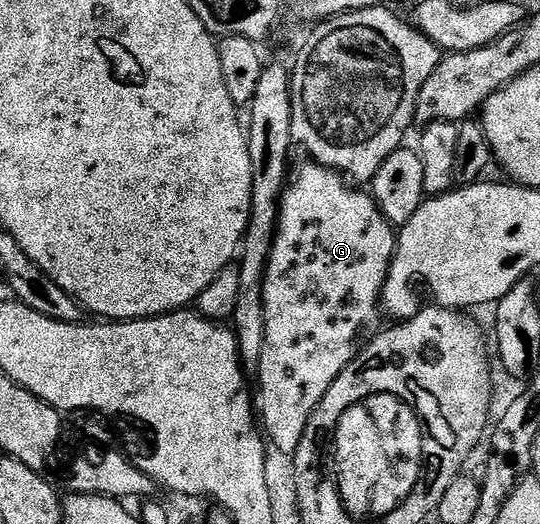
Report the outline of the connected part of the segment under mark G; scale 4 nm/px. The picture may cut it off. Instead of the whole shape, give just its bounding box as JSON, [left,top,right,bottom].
[255,160,397,456]

